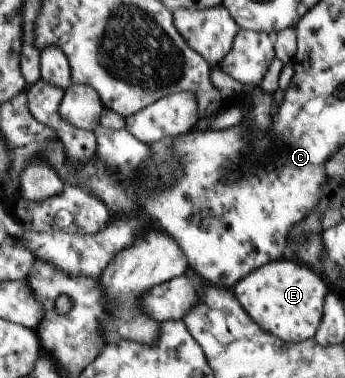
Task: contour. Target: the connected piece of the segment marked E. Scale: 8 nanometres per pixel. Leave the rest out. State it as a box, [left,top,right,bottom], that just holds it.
[231,256,328,344]

